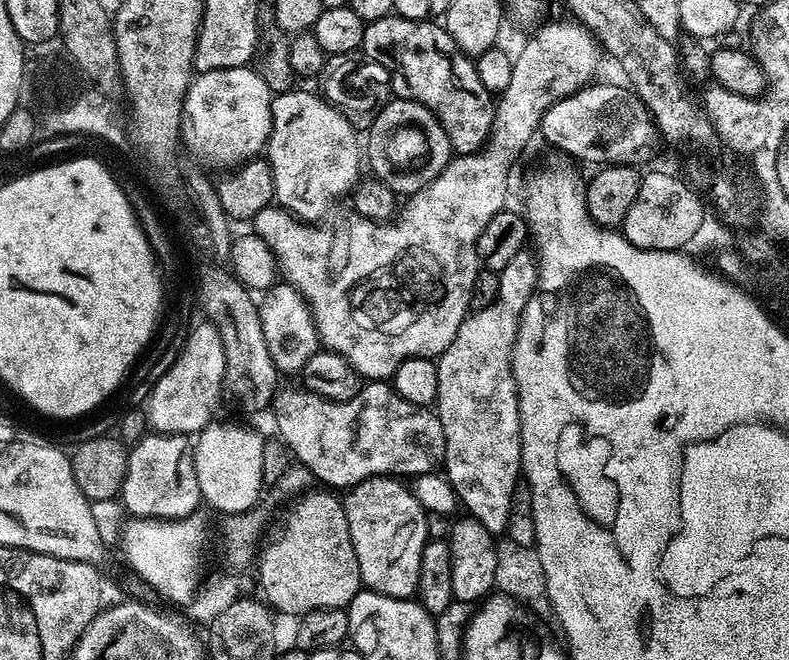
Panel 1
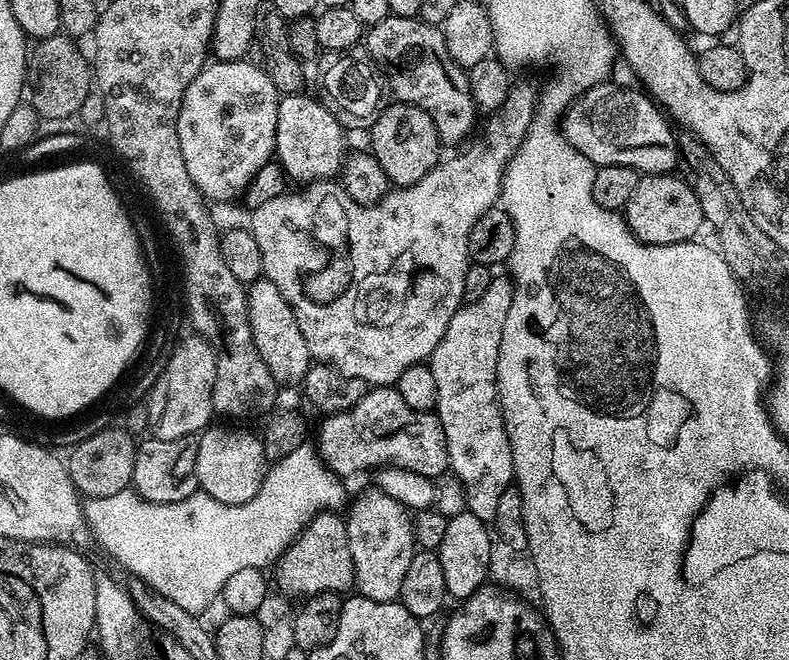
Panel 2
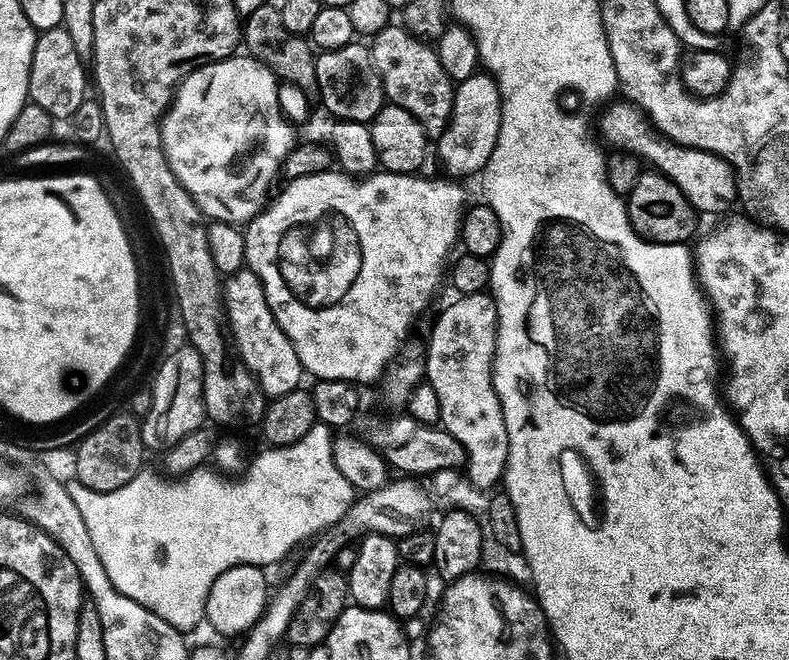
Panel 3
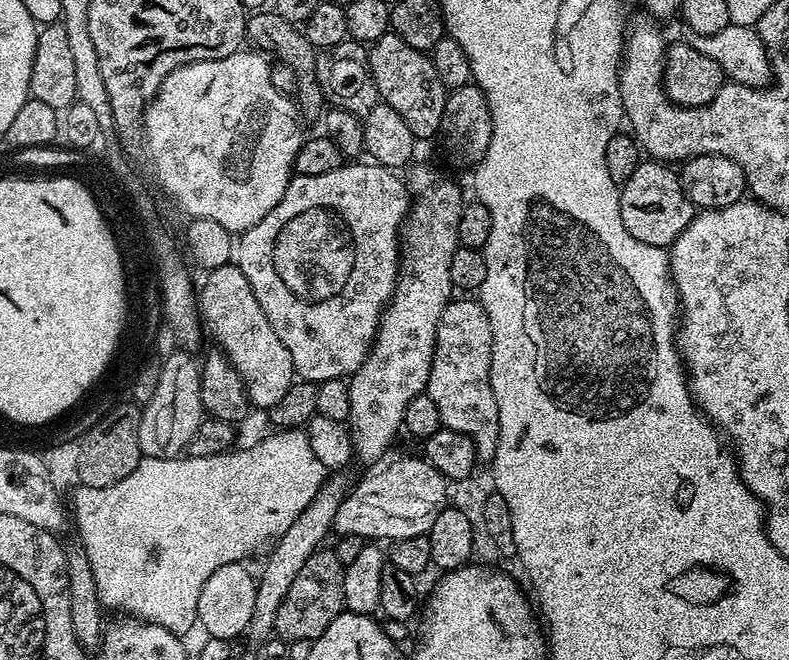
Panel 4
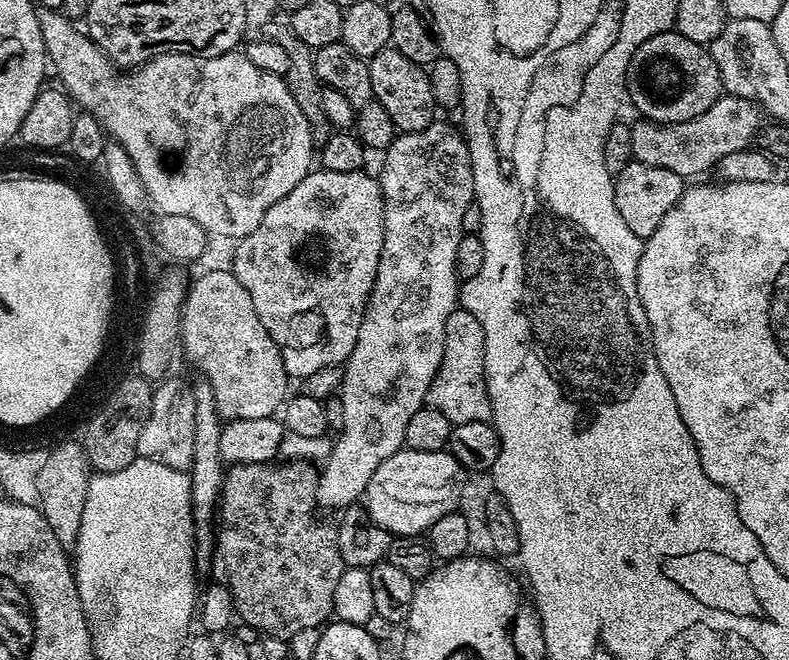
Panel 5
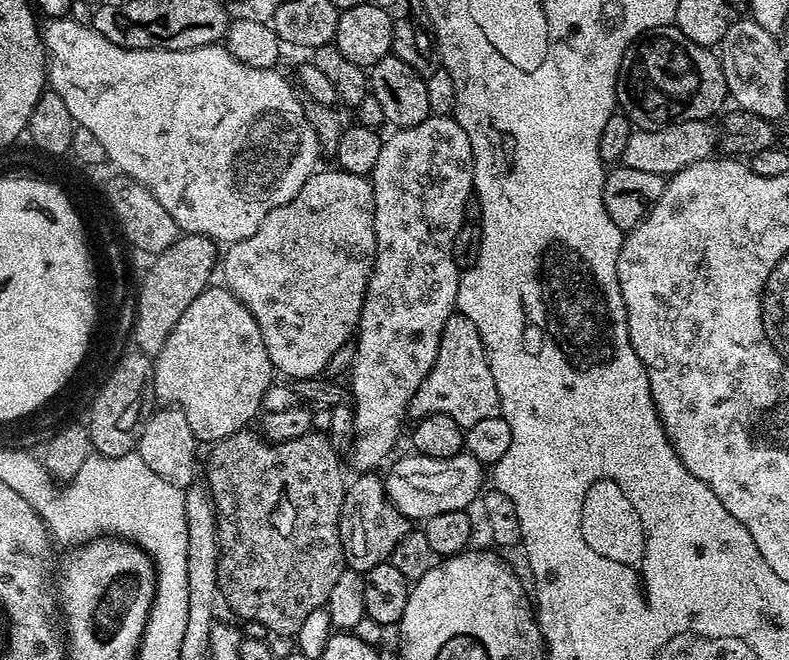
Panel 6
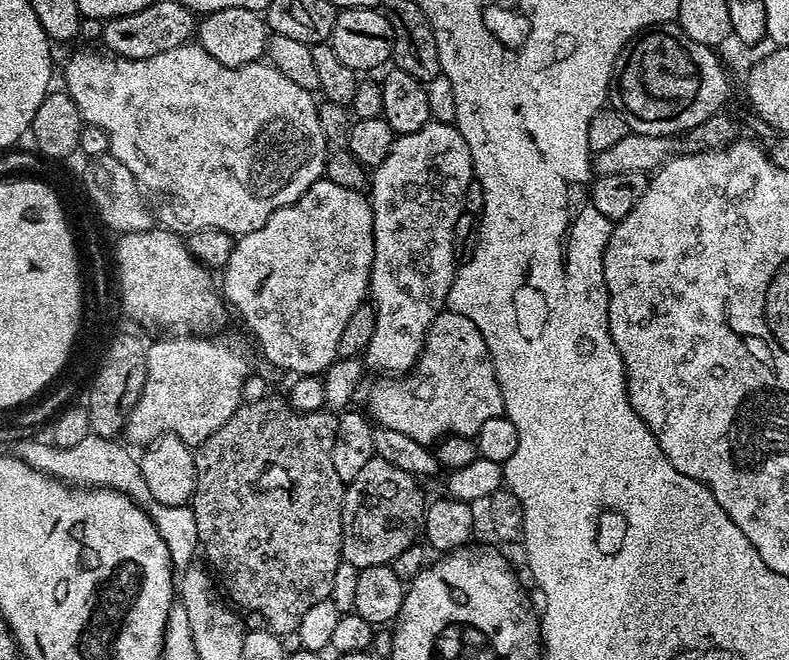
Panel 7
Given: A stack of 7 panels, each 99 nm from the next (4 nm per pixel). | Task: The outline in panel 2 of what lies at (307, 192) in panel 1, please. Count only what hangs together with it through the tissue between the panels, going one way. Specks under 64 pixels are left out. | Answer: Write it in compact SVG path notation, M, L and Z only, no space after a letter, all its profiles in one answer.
M305 94L281 95L276 127L275 159L289 181L297 180L307 186L317 180L326 180L339 173L346 155L344 149L345 129L330 114L319 99L311 100Z

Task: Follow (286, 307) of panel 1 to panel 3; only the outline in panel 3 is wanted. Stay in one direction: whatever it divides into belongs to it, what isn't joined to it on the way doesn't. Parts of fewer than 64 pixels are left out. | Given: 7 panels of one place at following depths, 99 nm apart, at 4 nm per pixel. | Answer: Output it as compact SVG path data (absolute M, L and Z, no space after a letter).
M245 266L233 276L227 277L223 285L228 325L238 355L256 377L265 397L275 398L299 389L302 384L300 376L305 375L304 368L298 362L298 354L294 354L294 346L290 338L286 338L282 326L278 326L270 310L264 293L264 284L258 278L258 274L254 274Z

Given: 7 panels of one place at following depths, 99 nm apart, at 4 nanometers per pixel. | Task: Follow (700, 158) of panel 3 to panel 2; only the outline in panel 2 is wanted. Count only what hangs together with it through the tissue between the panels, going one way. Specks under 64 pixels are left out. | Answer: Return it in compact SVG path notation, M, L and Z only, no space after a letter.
M605 82L596 84L587 92L576 97L562 117L562 131L564 136L590 162L597 166L601 164L617 164L630 166L641 174L668 174L678 164L678 140L672 137L673 125L669 117L658 107L655 100L647 92L636 88L623 88L620 84Z

